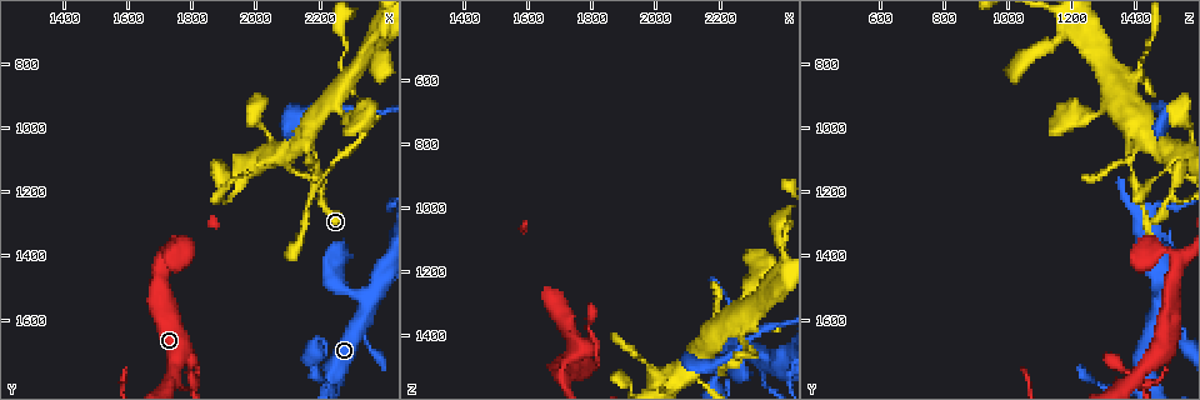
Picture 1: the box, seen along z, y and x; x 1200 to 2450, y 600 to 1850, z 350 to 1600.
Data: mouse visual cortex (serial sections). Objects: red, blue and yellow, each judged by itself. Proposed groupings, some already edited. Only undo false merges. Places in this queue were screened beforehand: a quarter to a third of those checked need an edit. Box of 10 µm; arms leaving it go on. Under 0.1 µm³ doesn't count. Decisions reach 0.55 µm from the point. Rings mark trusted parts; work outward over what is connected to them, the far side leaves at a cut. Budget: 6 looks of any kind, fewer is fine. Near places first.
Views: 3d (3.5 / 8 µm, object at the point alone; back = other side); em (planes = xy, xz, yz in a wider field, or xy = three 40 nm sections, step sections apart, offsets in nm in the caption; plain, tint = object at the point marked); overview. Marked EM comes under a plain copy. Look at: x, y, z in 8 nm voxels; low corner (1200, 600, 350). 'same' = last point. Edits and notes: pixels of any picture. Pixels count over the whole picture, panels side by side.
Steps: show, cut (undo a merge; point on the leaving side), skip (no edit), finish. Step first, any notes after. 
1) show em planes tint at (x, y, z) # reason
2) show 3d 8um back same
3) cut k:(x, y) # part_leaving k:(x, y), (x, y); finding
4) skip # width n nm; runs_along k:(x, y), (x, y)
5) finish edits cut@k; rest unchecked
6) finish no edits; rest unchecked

show 3d 8um at (2360, 1550, 1490) # sharp bend

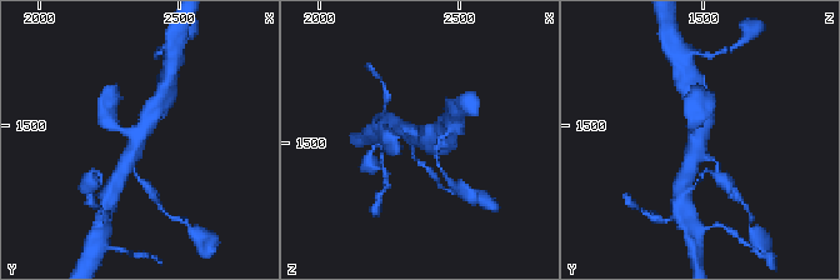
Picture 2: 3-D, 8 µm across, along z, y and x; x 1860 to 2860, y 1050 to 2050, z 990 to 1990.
show em xy step 3 tint same # arms 4; arm_widths 150, 200, 450, 450 nm; need the tissue

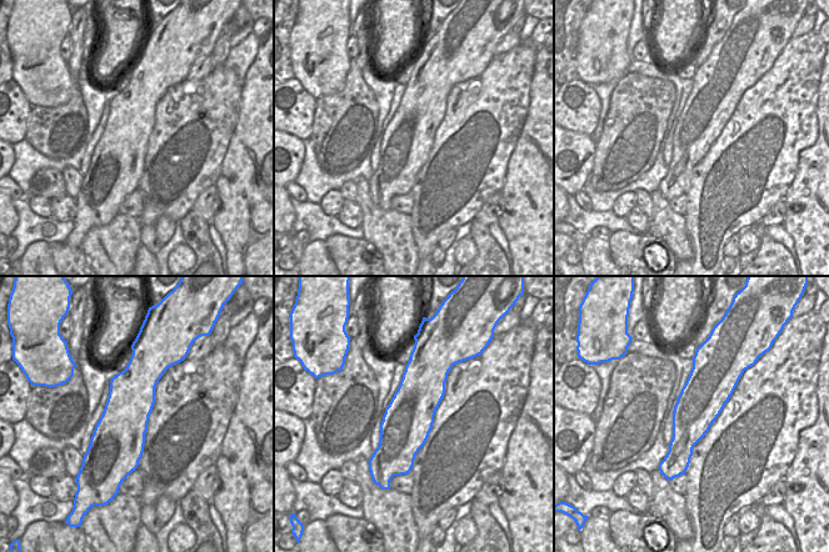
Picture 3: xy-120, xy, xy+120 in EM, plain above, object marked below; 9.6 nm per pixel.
skip # width 480 nm; runs_along 2:(123, 169), (143, 123), (156, 106); all the same cell

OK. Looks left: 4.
show 3d 3.5um at (2170, 1140, 1390) # narrows sharply

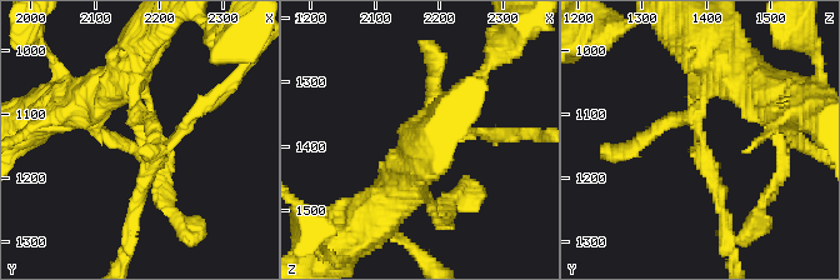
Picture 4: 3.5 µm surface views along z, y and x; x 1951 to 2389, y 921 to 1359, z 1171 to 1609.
show em xy step 5 tint at (2175, 1140, 1395)

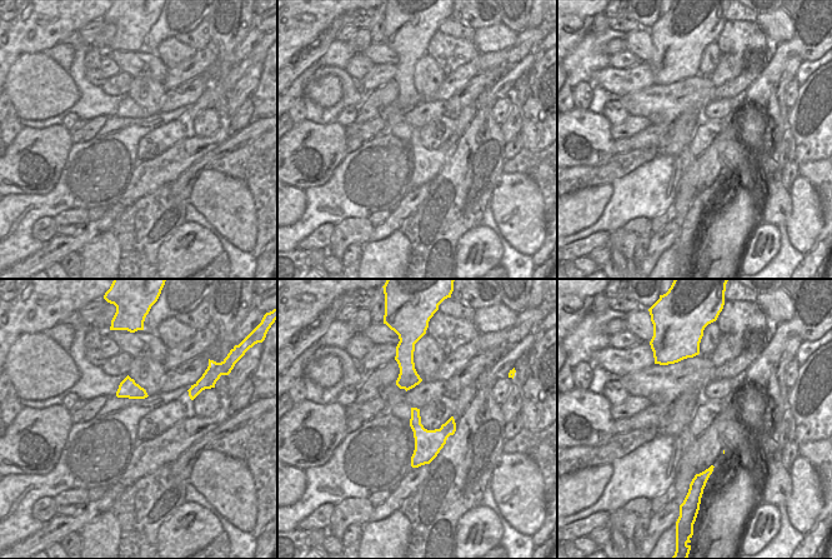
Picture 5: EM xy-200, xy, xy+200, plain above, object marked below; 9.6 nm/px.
cut 4:(140, 193) # part_leaving 4:(146, 164), (124, 260); a second cell is stuck on

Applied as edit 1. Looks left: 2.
show 3d 8um back at (2280, 780, 1430) # sudden change in width

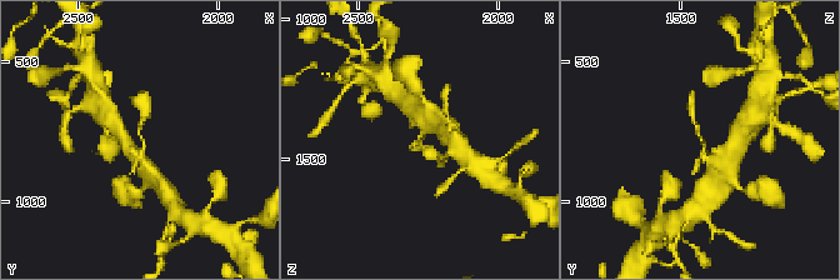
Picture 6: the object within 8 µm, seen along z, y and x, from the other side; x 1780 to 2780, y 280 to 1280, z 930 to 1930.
show em xy step 3 tint same # arm_widths 200, 200 nm

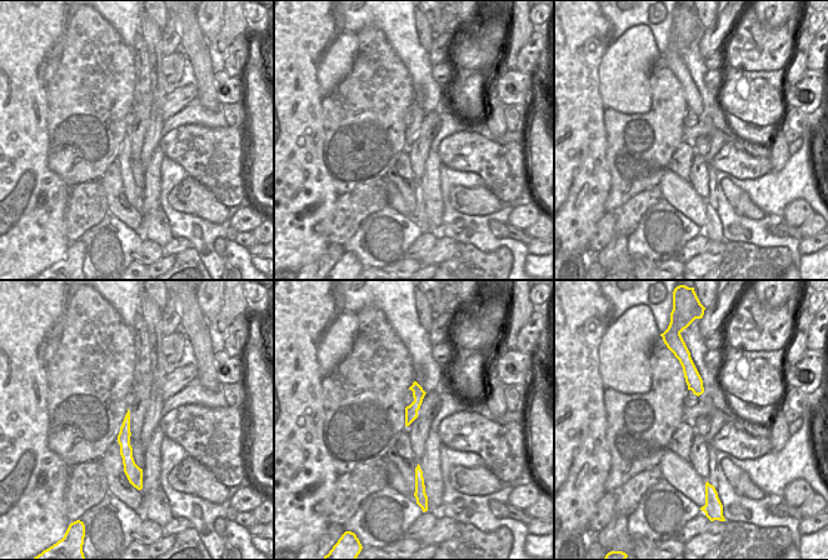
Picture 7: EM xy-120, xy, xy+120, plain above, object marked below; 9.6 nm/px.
skip # runs_along 6:(723, 165), (704, 154), (691, 105); all the same cell

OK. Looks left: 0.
finish edits cut@4; rest unchecked

